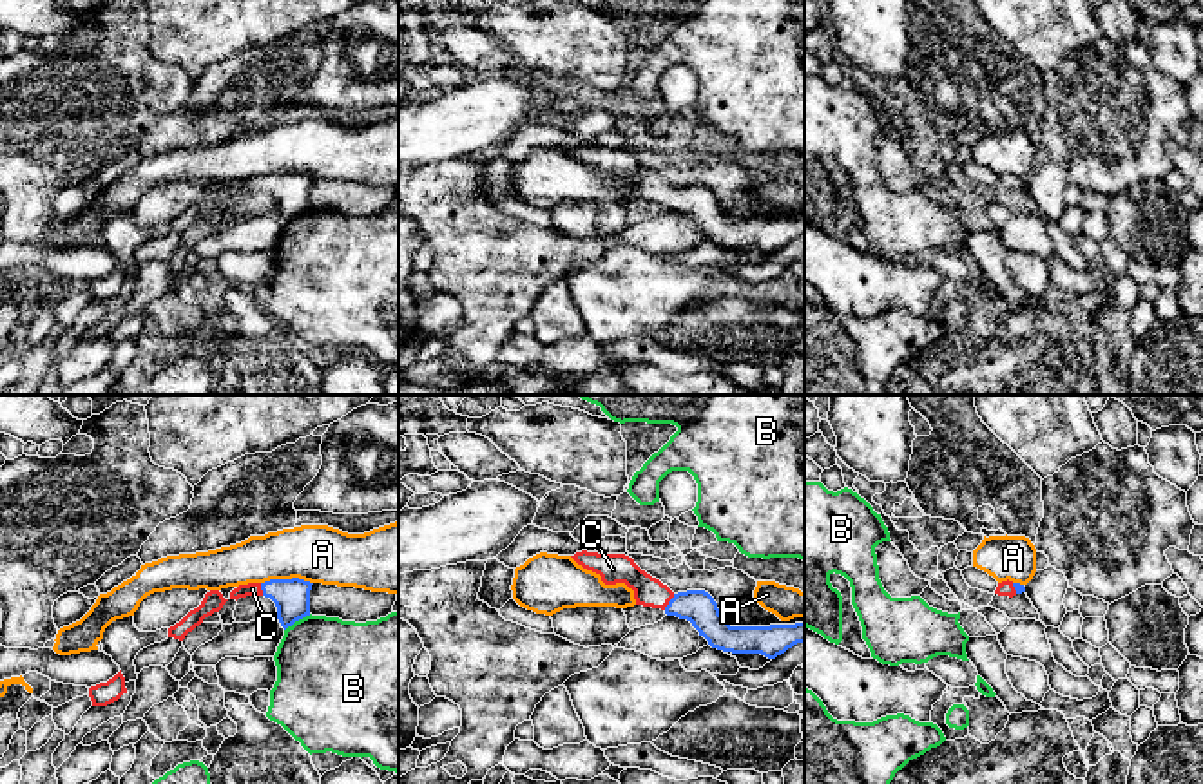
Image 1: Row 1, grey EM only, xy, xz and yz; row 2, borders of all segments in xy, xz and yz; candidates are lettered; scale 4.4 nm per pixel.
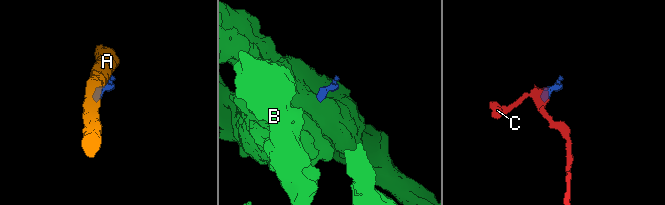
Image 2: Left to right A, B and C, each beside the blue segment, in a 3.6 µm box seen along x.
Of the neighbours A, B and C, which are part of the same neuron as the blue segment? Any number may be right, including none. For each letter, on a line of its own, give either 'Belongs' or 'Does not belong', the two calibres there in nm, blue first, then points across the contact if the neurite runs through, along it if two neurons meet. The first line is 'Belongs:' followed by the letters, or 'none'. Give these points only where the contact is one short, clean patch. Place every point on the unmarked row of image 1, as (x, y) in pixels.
Belongs: C
A: Does not belong. Thickness 160 nm (blue) against 260 nm
B: Does not belong. Thickness 160 nm (blue) against 440 nm. Boundary: xy (310, 209), (296, 214), (285, 225)
C: Belongs. Thickness 150 nm (blue) against 130 nm. Path across: xz (698, 201), (669, 196), (649, 185)

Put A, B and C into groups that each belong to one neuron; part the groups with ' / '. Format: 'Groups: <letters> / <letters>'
Groups: A / B / C

